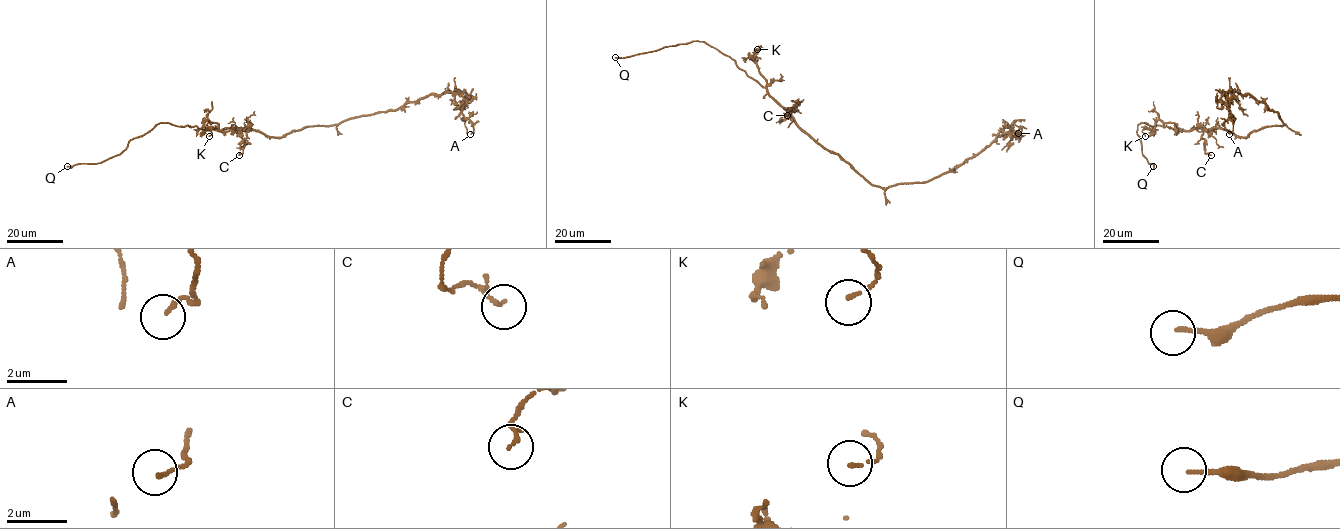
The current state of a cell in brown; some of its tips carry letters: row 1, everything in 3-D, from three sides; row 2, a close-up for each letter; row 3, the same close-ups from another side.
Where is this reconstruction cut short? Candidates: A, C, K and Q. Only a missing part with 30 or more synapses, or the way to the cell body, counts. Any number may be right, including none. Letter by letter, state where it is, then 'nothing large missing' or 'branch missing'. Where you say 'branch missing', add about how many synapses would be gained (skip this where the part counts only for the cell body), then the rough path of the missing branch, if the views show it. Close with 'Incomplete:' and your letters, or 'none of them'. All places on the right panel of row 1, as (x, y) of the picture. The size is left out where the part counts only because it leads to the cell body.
A: (1229, 134) | nothing large missing
C: (1211, 155) | nothing large missing
K: (1145, 136) | nothing large missing
Q: (1153, 166) | branch missing
Incomplete: Q

